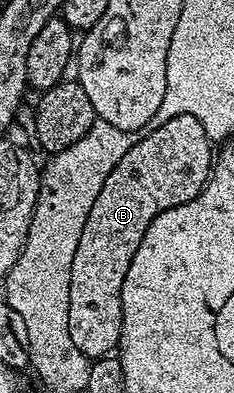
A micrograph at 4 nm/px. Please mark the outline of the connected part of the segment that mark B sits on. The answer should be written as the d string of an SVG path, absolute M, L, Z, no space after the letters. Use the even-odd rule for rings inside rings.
M181 115L147 130L138 138L136 145L120 157L120 165L108 173L108 181L104 181L100 197L96 197L92 204L88 221L84 221L84 233L80 233L80 245L76 245L76 257L72 257L72 281L68 289L68 334L76 349L80 349L80 353L87 355L91 361L103 359L122 342L124 277L128 277L128 265L132 265L132 257L136 257L136 249L140 249L140 241L148 225L152 225L160 213L176 205L184 205L184 201L192 201L192 197L204 189L211 170L212 144L204 125L200 125L196 117Z

